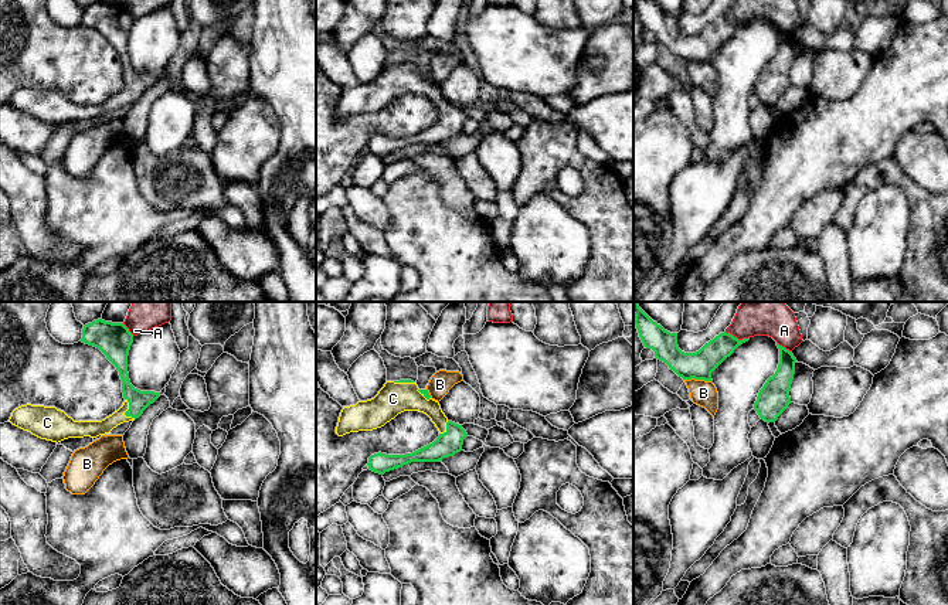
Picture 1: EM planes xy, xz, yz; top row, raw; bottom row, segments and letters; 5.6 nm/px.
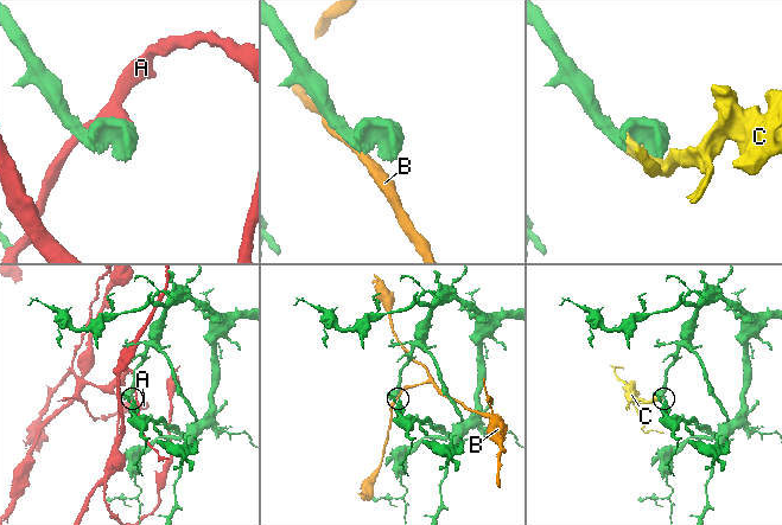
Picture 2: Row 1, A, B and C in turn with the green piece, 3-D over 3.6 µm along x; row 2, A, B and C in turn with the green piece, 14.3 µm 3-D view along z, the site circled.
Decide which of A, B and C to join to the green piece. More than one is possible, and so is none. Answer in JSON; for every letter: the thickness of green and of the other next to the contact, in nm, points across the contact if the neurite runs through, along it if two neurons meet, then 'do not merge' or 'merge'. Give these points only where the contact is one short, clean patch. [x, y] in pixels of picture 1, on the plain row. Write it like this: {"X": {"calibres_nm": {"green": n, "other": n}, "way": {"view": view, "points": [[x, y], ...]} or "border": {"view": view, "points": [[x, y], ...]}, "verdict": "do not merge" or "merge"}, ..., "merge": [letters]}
{"A": {"calibres_nm": {"green": 150, "other": 130}, "verdict": "do not merge"}, "B": {"calibres_nm": {"green": 160, "other": 140}, "verdict": "do not merge"}, "C": {"calibres_nm": {"green": 120, "other": 100}, "verdict": "merge"}, "merge": ["C"]}

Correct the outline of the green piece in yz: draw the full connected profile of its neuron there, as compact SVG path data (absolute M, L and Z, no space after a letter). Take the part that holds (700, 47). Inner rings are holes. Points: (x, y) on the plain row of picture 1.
M635 0L639 20L646 31L655 34L655 40L669 48L683 62L711 64L711 55L727 41L734 33L748 21L738 23L730 16L720 16L706 26L696 35L684 35L677 28L677 16L665 13L650 0Z

